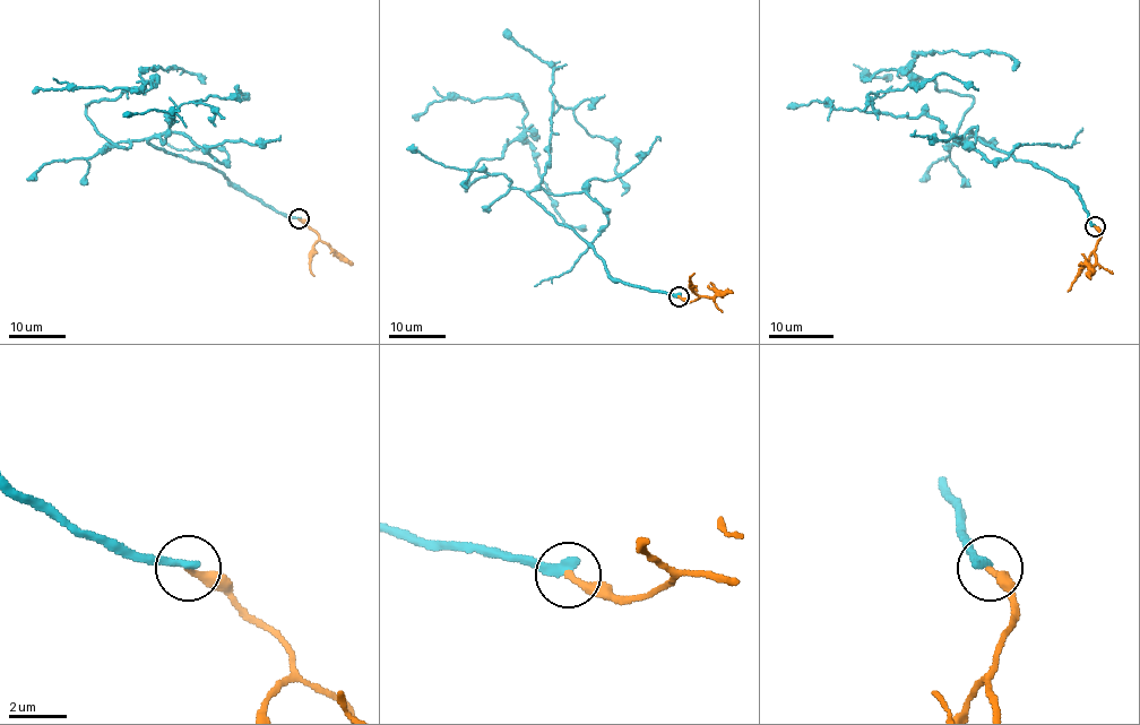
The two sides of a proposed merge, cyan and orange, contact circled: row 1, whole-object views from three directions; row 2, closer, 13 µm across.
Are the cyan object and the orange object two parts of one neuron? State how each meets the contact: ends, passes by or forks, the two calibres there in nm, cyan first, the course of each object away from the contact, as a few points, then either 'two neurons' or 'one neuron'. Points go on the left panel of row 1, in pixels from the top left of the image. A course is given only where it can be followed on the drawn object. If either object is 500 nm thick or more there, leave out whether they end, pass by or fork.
cyan ends; orange ends; calibres 360 and 280 nm; course cyan (298, 218), (145, 139), (113, 146), (86, 115), (88, 105), (147, 83), (140, 89), (33, 93); course orange (299, 218), (319, 236), (310, 261), (310, 270), (314, 275); two neurons

